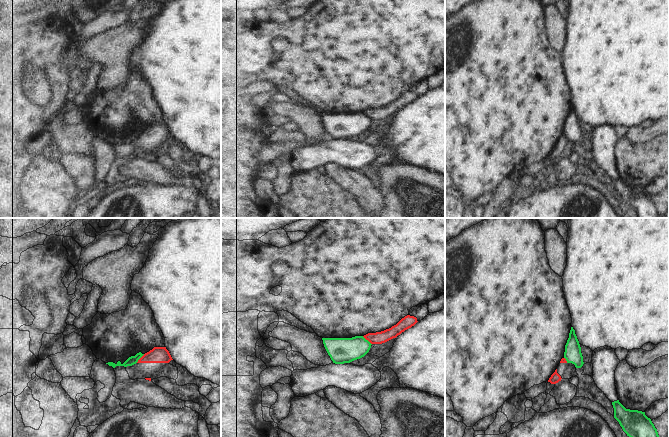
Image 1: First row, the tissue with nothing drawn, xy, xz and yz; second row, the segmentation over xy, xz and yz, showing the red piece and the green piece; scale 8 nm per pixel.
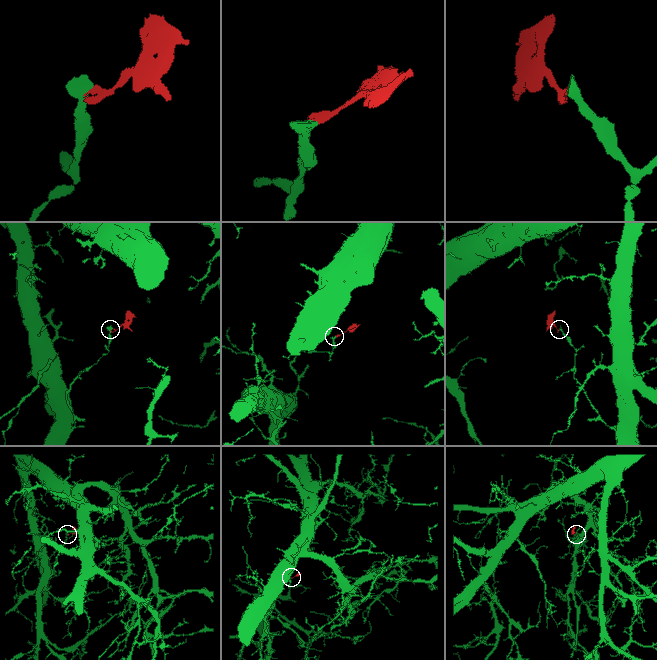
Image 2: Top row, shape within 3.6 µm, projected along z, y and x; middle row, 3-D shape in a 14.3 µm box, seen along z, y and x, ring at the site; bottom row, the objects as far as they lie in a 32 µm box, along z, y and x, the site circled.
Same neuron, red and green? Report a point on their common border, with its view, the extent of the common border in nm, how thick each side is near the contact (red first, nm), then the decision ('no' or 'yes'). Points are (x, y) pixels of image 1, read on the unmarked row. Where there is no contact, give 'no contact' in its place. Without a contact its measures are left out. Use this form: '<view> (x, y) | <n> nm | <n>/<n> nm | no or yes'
xz (367, 115) | 100 nm | 100/200 nm | no

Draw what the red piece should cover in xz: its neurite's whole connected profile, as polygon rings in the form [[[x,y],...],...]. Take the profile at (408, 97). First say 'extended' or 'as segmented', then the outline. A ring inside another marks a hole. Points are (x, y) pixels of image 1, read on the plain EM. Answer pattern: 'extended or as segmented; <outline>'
as segmented; [[[407,91],[391,104],[381,108],[368,109],[363,113],[371,120],[382,120],[393,114],[396,114],[402,108],[414,102],[417,98],[418,97],[416,93]]]

